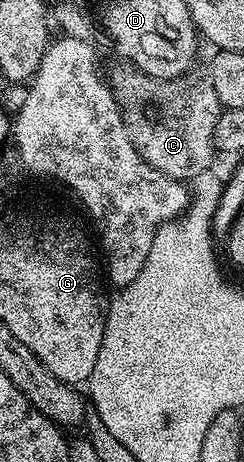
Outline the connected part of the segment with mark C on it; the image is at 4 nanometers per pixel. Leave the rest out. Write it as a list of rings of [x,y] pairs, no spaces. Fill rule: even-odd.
[[[122,67],[119,73],[114,73],[108,77],[120,106],[122,122],[126,124],[126,134],[130,141],[138,149],[138,154],[151,165],[157,173],[164,177],[169,177],[171,181],[181,181],[183,183],[193,182],[195,177],[199,177],[211,168],[210,165],[216,156],[214,148],[214,128],[218,122],[218,117],[222,114],[224,106],[216,95],[216,91],[210,82],[209,72],[191,71],[185,77],[177,81],[157,82],[144,74],[138,72],[133,67]],[[149,105],[155,105],[162,113],[146,113]]]

